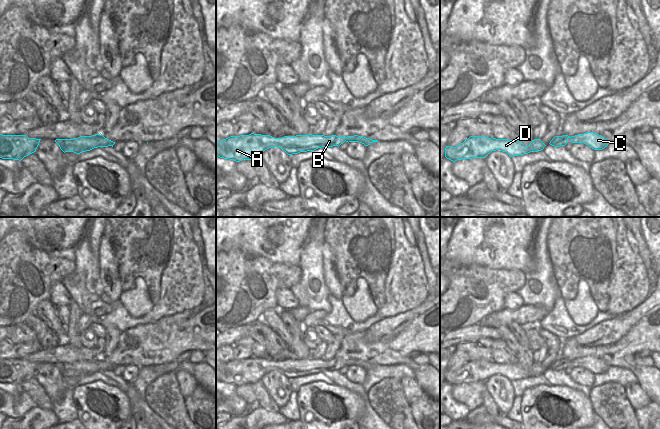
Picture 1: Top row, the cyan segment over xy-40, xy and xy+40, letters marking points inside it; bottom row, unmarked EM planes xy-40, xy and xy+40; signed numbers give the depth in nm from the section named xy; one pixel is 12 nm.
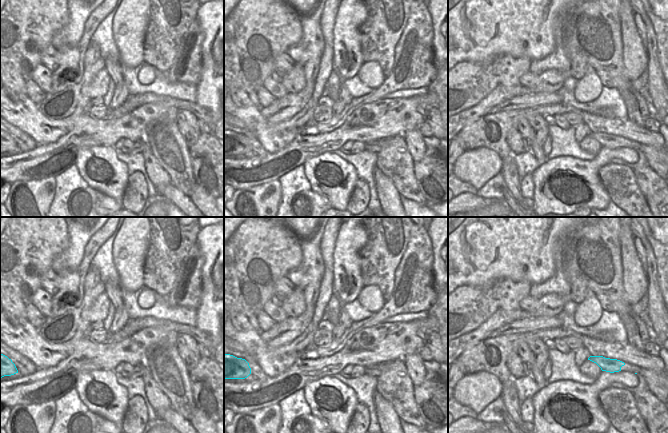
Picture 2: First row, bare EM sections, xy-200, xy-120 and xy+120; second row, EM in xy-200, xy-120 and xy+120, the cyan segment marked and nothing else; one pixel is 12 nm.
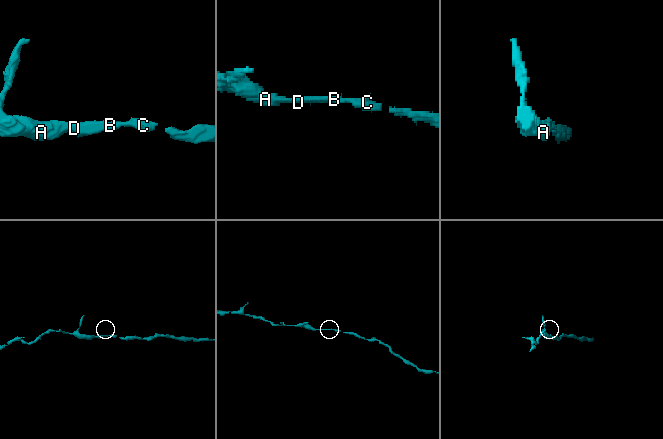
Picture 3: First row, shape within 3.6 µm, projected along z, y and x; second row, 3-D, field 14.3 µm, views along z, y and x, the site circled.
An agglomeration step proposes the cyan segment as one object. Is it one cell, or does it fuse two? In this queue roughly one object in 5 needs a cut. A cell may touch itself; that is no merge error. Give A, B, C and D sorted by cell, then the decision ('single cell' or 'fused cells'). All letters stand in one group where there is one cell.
A B C D | single cell

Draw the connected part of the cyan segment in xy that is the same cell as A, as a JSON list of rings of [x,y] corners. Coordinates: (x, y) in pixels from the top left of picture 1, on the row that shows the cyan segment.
[[[251,133],[249,135],[230,136],[216,142],[216,156],[240,162],[254,160],[271,147],[280,147],[288,155],[300,152],[314,151],[322,147],[340,146],[344,142],[359,142],[365,146],[378,140],[364,136],[324,136],[324,135],[296,135],[274,138],[270,135]]]

